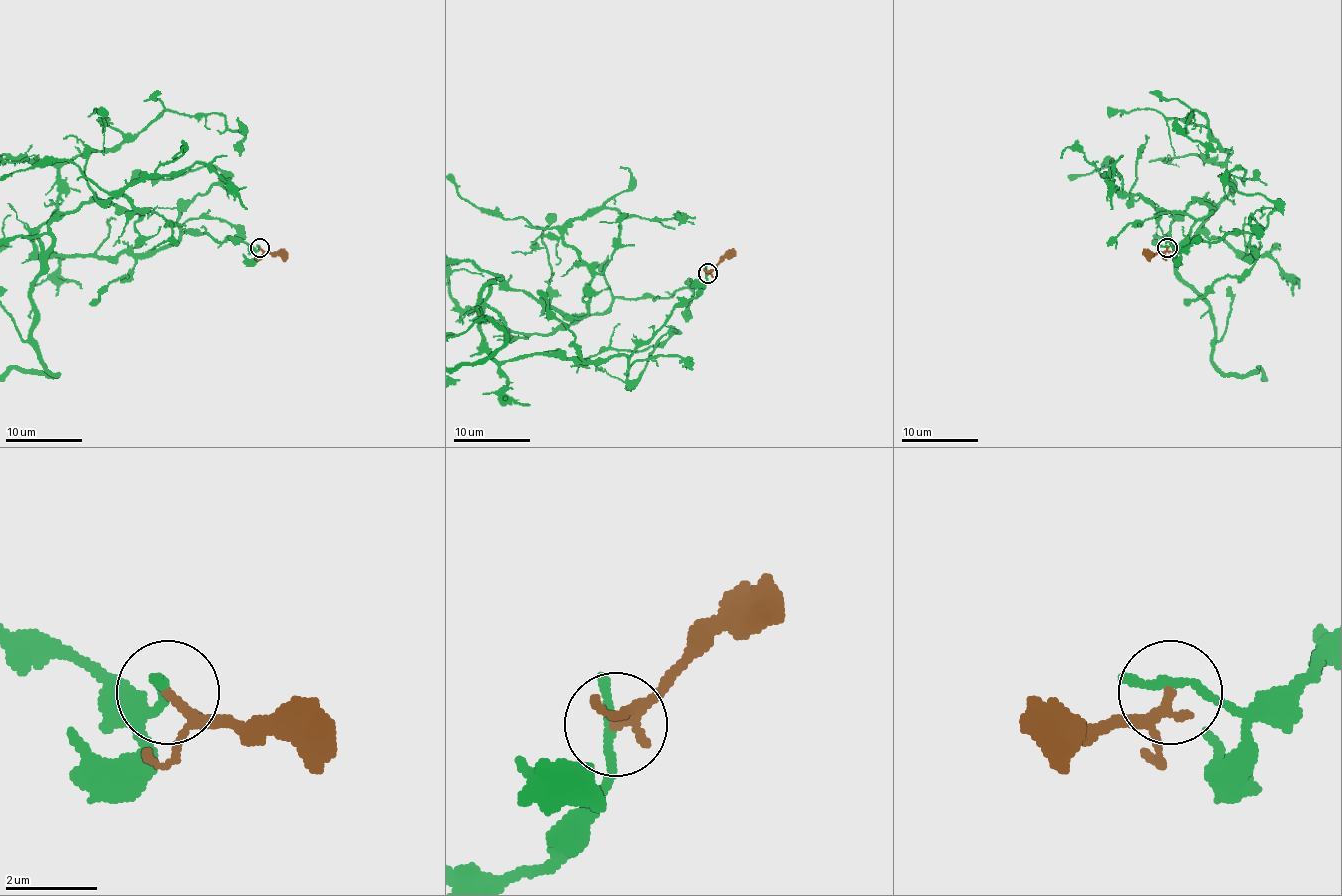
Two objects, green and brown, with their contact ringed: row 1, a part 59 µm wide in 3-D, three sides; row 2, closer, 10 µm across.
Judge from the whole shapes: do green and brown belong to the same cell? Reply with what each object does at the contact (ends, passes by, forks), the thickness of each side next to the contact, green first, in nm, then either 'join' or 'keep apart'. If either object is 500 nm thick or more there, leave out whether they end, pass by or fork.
green ends | brown passes by | 240/170 nm | keep apart

